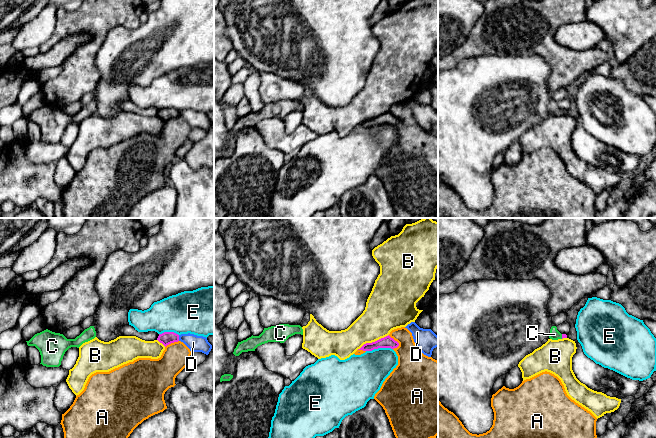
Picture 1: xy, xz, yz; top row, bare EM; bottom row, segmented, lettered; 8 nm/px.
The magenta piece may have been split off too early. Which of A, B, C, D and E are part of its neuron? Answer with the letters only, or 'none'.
C

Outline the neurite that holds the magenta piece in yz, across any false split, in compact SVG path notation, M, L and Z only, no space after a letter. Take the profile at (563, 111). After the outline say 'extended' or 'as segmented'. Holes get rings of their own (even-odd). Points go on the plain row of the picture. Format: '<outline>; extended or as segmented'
M552 102L551 105L550 105L549 114L552 115L552 116L558 116L558 115L567 114L567 111L566 110L561 110L557 106L556 102Z; extended

